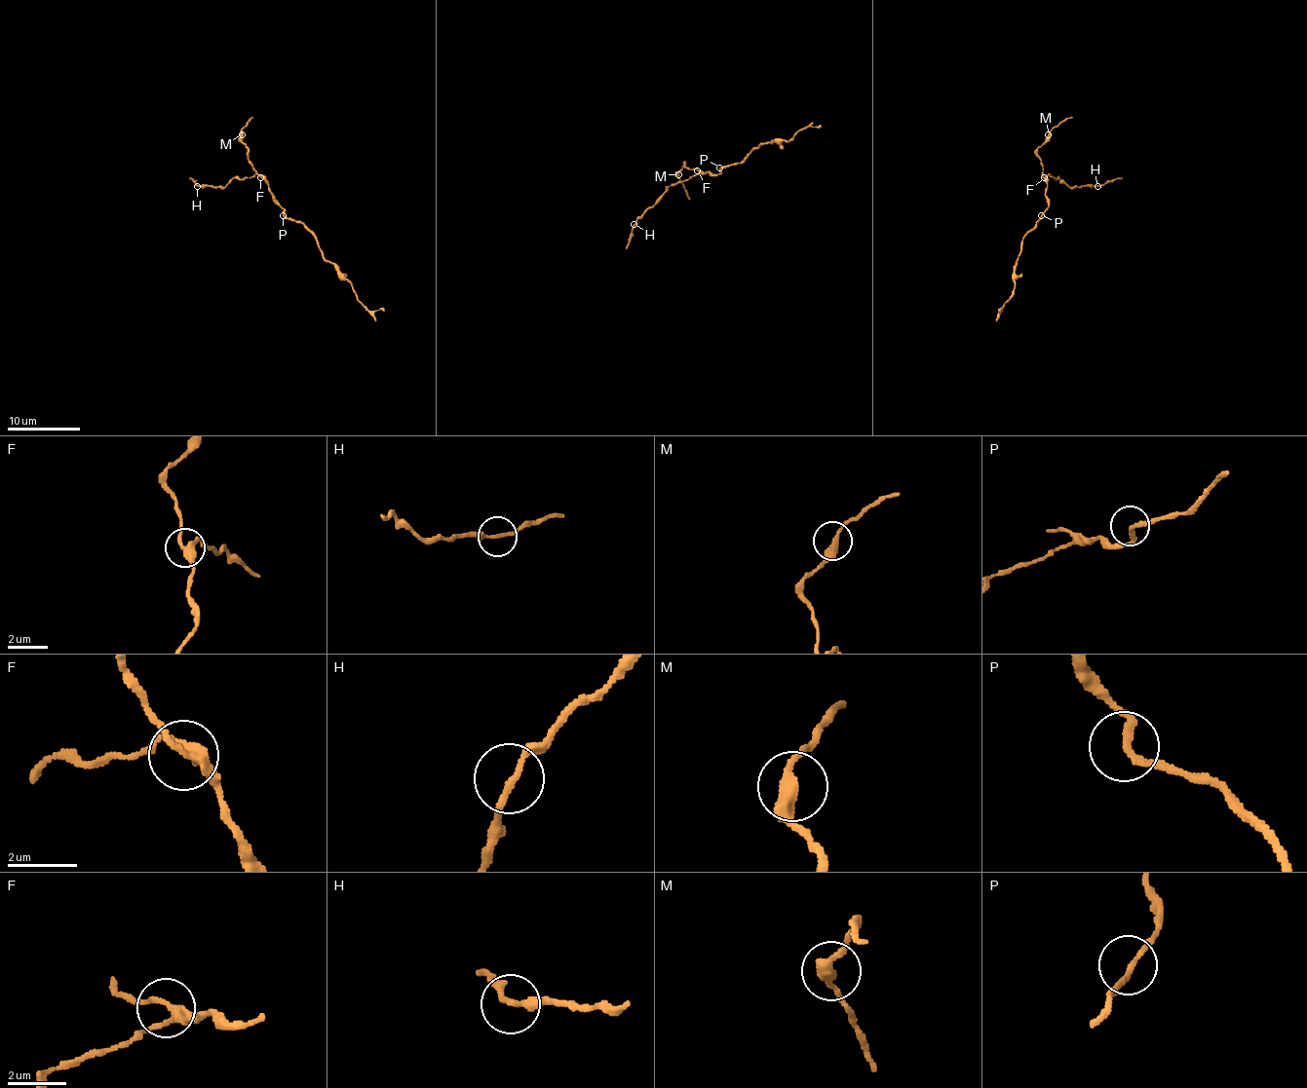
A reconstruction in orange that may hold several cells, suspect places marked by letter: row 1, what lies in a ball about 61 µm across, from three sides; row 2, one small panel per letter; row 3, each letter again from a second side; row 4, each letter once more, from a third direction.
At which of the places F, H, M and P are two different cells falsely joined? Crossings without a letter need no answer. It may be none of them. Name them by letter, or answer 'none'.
none

